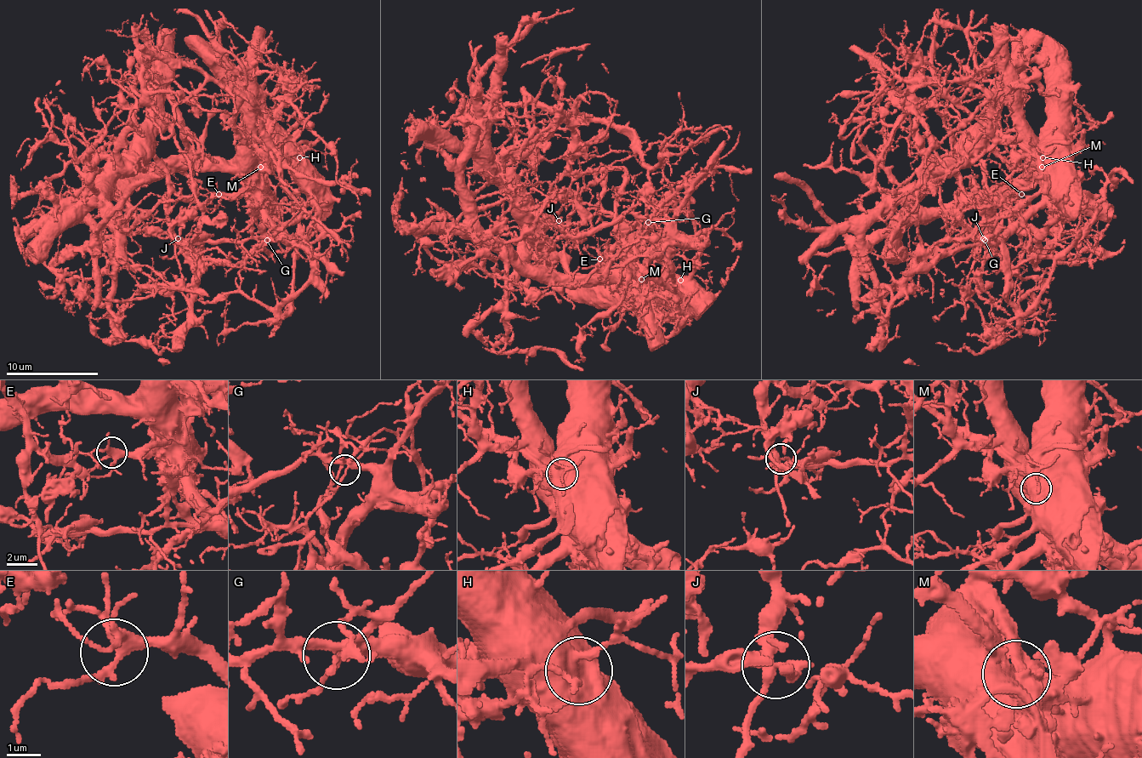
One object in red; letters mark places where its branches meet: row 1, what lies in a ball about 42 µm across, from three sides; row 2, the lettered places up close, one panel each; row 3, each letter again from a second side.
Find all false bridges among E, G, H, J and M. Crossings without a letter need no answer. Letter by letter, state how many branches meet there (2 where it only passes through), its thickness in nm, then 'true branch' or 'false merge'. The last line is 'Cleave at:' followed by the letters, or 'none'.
E: branches 6; calibre 360 nm; true branch
G: branches 5; calibre 300 nm; true branch
H: branches 2; calibre 750 nm; true branch
J: branches 5; calibre 280 nm; false merge
M: branches 1; calibre 1150 nm; false merge
Cleave at: J, M

